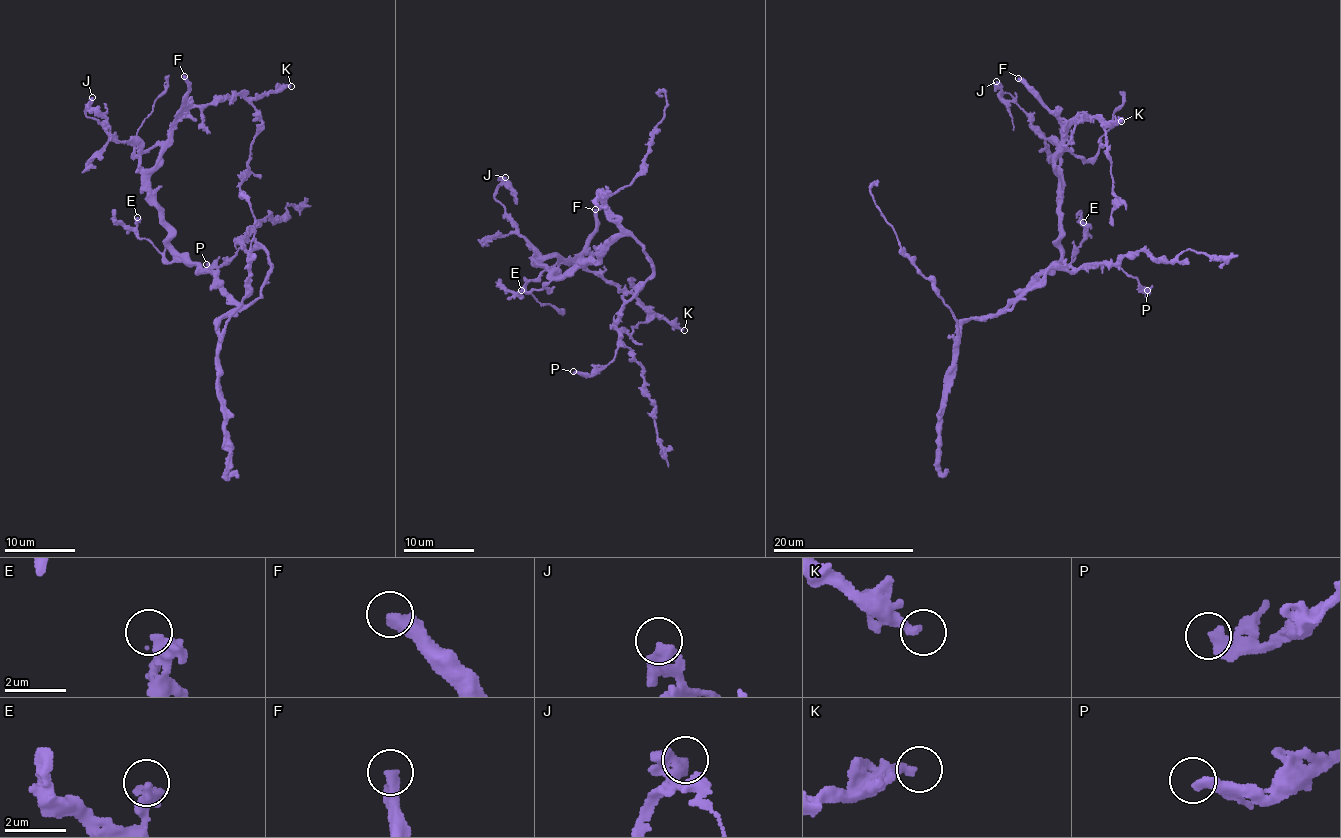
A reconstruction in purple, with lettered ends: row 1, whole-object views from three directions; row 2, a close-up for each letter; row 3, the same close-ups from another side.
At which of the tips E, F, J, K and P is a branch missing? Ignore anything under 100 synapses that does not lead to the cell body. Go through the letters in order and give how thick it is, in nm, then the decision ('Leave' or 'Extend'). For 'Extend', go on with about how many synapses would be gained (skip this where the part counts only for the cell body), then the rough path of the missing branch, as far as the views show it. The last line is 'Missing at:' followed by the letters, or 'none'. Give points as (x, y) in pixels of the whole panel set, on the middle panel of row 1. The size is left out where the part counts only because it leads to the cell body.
E: Thickness 190 nm. Leave
F: Thickness 400 nm. Extend. Roughly 100 synapses. Course of what is missing: (595, 209), (596, 194), (588, 182), (596, 167), (604, 159), (618, 154), (635, 161), (637, 168), (611, 180)
J: Thickness 400 nm. Leave
K: Thickness 280 nm. Leave
P: Thickness 360 nm. Leave
Missing at: F

